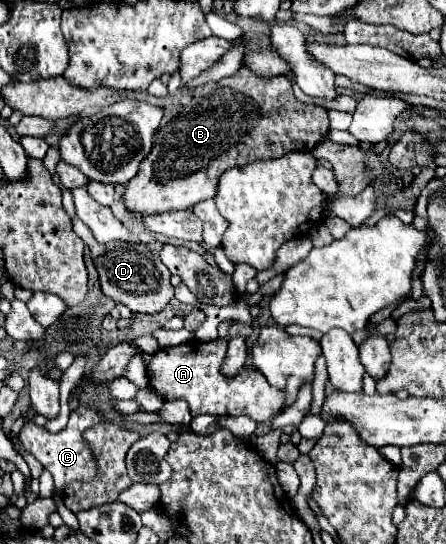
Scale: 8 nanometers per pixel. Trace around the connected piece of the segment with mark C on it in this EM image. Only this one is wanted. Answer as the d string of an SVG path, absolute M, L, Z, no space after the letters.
M79 407L79 409L71 411L67 427L63 431L59 431L57 435L49 433L45 427L39 427L31 421L27 421L23 425L23 429L19 433L19 441L53 475L59 495L65 493L65 487L69 483L73 483L73 481L91 481L97 475L97 457L93 455L93 451L89 451L89 443L85 443L83 431L87 431L89 427L93 427L101 421L105 421L105 417L101 415L101 411L97 407Z

